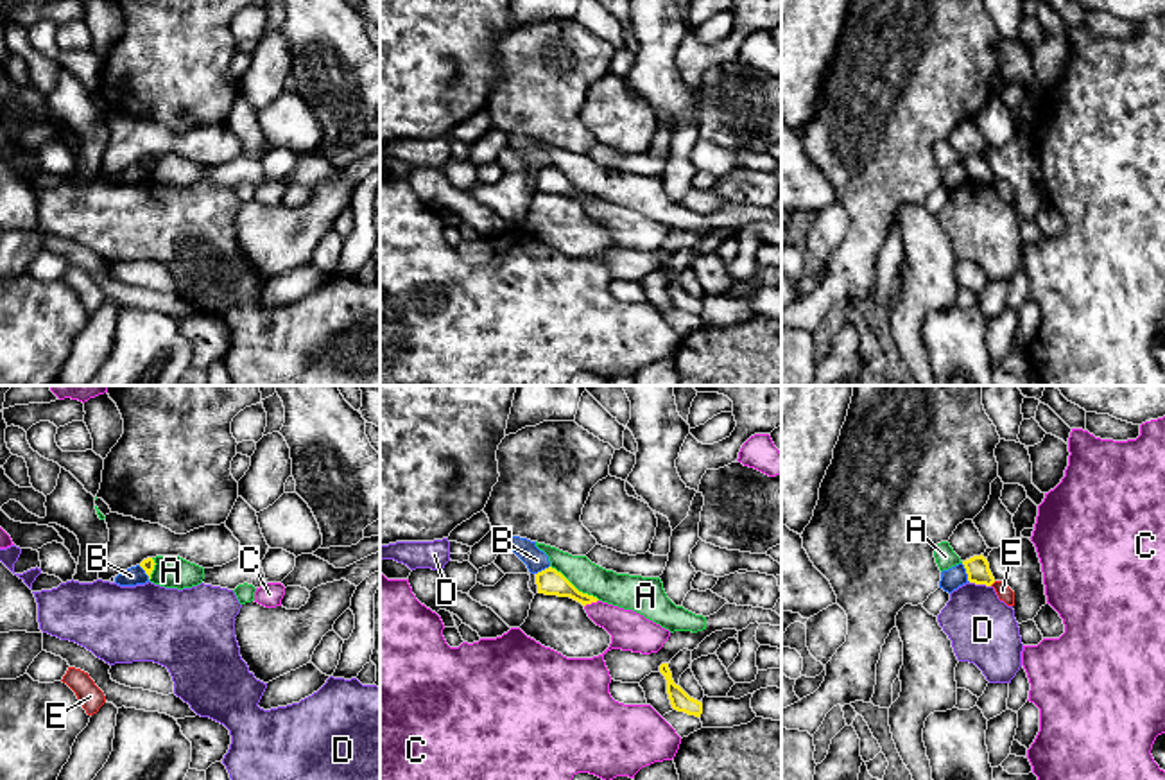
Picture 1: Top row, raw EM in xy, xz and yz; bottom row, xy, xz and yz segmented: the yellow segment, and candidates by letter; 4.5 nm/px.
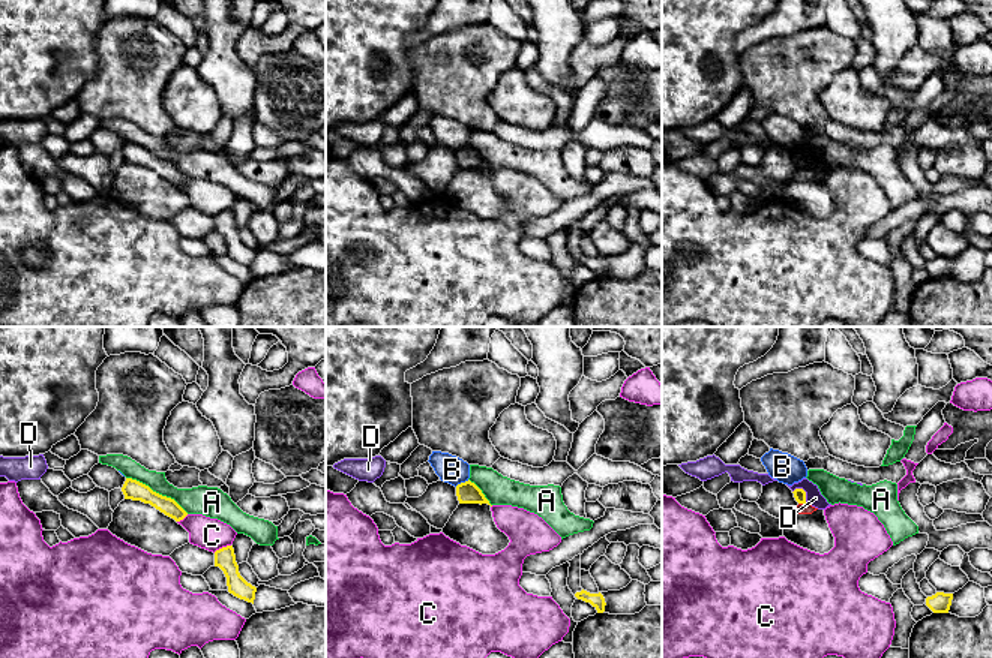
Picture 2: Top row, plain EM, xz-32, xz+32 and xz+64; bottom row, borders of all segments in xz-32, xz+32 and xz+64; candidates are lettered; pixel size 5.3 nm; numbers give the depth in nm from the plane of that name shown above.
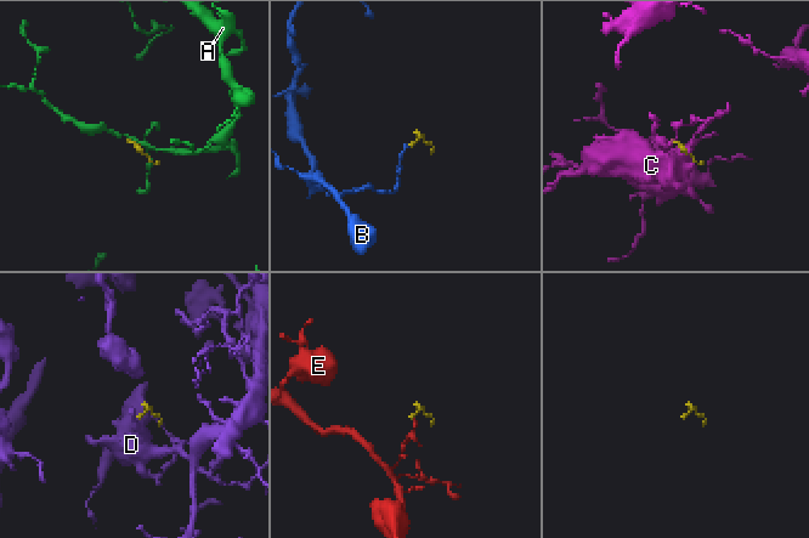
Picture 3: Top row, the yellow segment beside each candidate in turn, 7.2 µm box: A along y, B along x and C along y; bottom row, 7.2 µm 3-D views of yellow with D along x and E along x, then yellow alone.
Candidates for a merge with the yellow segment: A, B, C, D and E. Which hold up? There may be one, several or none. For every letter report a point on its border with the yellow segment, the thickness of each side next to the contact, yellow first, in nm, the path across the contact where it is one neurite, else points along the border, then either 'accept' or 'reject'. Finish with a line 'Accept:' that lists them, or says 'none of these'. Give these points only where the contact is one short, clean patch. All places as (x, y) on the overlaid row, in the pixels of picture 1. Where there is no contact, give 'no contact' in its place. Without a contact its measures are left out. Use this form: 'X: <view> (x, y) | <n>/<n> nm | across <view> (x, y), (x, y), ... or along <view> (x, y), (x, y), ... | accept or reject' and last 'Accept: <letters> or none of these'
A: xz (574, 587) | 120/160 nm | along xz (551, 565), (579, 590), (599, 599) | reject
B: yz (966, 572) | 110/100 nm | along yz (961, 563), (970, 581) | reject
C: xz (590, 603) | 120/180 nm | reject
D: yz (981, 583) | 110/300 nm | along yz (970, 581), (990, 587) | reject
E: yz (992, 583) | 110/70 nm | along yz (995, 581), (990, 585) | reject
Accept: none of these

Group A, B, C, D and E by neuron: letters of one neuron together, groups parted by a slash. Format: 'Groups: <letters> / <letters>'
Groups: A / B / C / D / E

